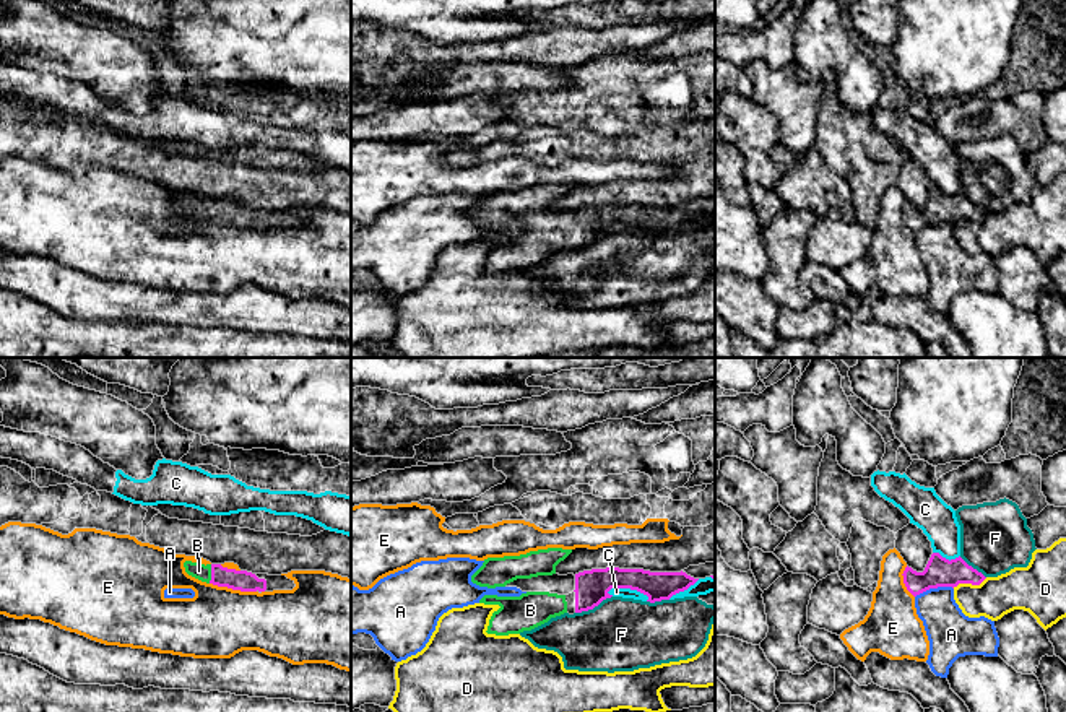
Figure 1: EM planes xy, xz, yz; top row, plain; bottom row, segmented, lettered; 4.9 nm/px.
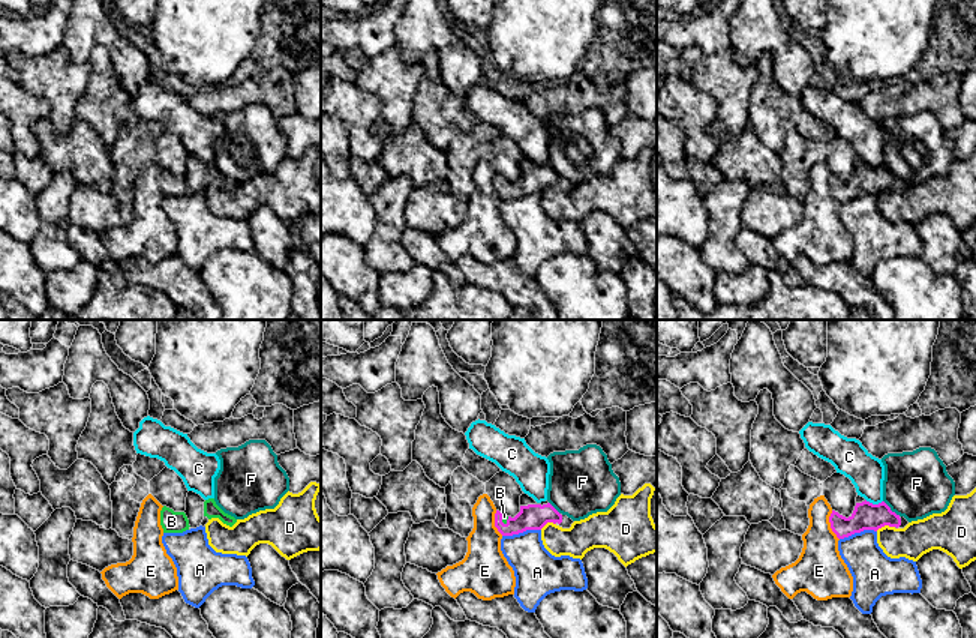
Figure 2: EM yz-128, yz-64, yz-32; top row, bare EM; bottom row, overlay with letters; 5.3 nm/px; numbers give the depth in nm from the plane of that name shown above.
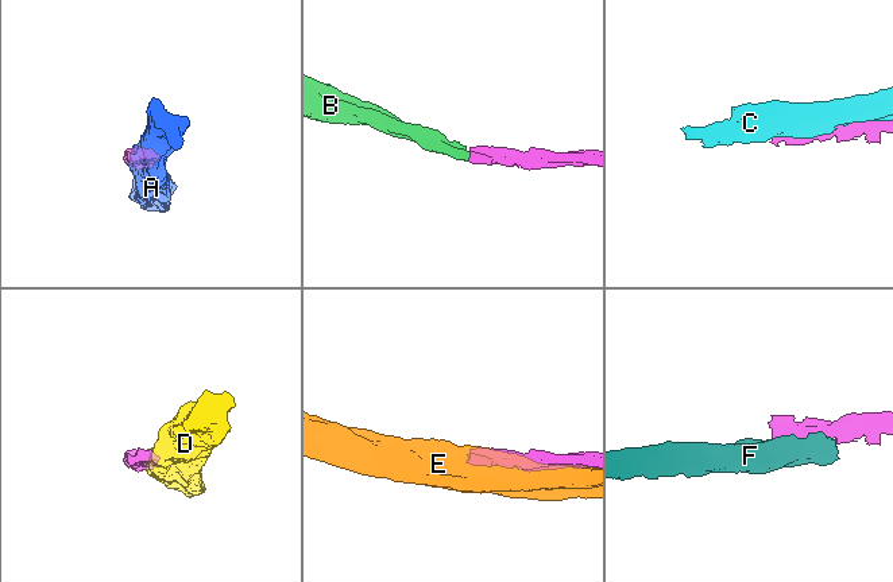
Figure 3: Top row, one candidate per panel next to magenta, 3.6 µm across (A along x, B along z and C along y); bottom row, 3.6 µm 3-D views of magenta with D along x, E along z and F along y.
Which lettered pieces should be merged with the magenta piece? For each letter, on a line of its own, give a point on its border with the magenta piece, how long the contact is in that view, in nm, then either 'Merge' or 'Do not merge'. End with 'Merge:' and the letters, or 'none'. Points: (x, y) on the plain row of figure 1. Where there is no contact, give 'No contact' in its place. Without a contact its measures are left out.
A: Touches magenta at yz (933, 223). Shared border 200 nm. Do not merge
B: Touches magenta at xy (212, 210). Shared border 100 nm. Merge
C: Touches magenta at xz (628, 223). Shared border 220 nm. Do not merge
D: Touches magenta at yz (969, 218). Shared border 180 nm. Do not merge
E: Touches magenta at xy (233, 225). Shared border 240 nm. Do not merge
F: Touches magenta at xz (593, 243). Shared border 200 nm. Do not merge
Merge: B

